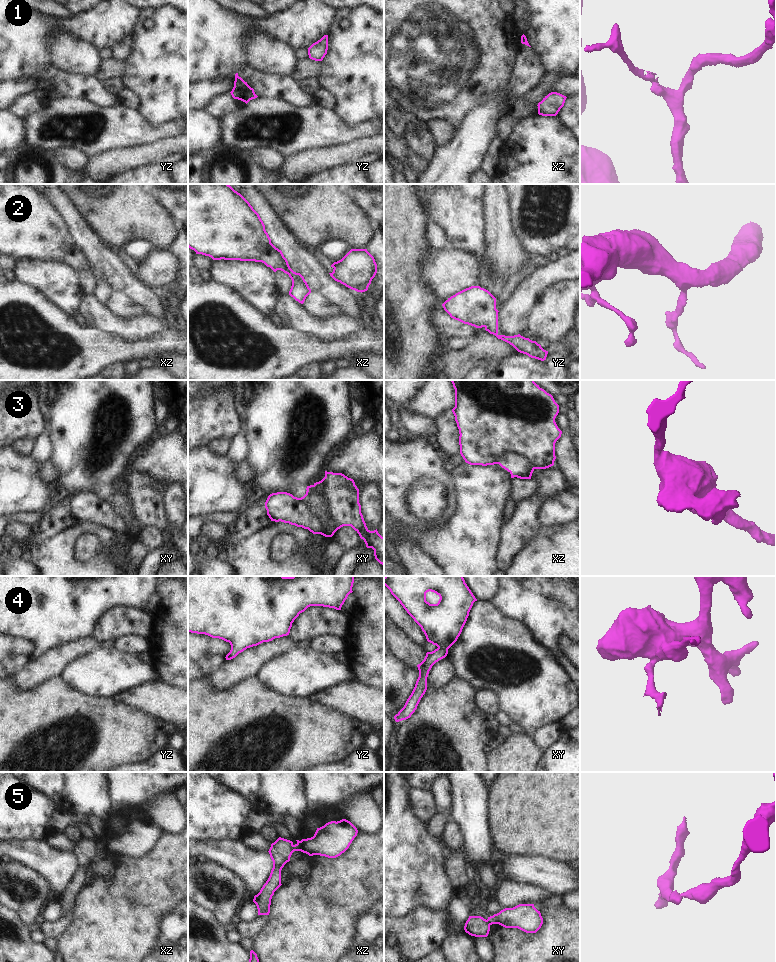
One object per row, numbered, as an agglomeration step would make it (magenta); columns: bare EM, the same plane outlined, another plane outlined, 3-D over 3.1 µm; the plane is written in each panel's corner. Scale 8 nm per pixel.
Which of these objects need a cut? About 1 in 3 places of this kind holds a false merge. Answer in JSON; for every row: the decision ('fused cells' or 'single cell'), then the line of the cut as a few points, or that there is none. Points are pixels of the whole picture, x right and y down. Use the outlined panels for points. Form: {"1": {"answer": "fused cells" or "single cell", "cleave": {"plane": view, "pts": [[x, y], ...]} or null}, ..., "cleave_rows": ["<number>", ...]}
{"1": {"answer": "fused cells", "cleave": {"plane": "yz", "pts": [[235, 79], [246, 83]]}}, "2": {"answer": "single cell", "cleave": null}, "3": {"answer": "fused cells", "cleave": {"plane": "xy", "pts": [[312, 485], [323, 496], [327, 506], [327, 513], [336, 530]]}}, "4": {"answer": "single cell", "cleave": null}, "5": {"answer": "fused cells", "cleave": {"plane": "xz", "pts": [[292, 845], [294, 850]]}}, "cleave_rows": ["1", "3", "5"]}

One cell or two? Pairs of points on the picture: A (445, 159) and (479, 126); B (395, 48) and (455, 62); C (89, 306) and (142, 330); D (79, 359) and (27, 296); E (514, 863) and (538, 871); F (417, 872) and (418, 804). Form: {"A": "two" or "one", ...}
{"A": "one", "B": "one", "C": "one", "D": "one", "E": "one", "F": "two"}

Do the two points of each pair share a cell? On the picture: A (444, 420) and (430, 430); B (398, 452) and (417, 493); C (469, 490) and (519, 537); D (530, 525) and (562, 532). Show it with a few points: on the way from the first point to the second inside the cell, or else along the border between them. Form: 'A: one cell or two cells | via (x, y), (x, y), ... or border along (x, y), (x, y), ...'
A: two cells | border along (435, 419), (437, 434), (433, 443)
B: one cell | via (398, 462), (398, 468), (413, 483)
C: two cells | border along (502, 522), (499, 528), (498, 545)
D: two cells | border along (541, 526), (525, 546)

